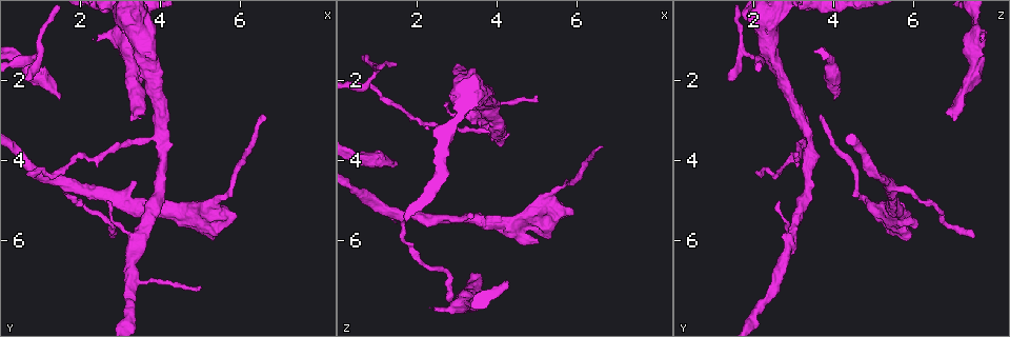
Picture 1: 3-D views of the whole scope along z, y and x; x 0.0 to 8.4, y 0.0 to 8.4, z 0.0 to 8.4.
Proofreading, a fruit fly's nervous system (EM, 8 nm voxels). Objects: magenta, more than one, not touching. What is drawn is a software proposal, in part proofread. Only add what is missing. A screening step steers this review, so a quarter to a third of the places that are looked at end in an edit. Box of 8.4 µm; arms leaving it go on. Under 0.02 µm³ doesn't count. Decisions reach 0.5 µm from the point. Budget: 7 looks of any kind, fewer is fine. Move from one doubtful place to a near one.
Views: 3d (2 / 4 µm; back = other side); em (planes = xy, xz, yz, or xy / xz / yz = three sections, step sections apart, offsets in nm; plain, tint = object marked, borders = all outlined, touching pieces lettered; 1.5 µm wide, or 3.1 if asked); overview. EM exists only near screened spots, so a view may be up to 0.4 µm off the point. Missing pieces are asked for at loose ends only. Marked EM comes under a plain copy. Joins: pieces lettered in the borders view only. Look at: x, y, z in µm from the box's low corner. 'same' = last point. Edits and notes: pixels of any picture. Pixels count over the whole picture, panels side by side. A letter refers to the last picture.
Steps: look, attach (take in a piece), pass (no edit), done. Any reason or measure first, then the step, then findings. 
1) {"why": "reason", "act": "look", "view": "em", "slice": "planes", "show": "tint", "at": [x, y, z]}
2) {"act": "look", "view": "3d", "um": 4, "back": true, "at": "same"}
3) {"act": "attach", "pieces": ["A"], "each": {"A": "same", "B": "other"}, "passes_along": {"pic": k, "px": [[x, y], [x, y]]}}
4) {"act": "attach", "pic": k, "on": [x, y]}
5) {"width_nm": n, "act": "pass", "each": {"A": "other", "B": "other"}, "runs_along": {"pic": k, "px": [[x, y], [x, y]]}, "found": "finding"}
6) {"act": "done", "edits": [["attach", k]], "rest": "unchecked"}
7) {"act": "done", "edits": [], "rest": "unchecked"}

{"act": "look", "view": "em", "slice": "planes", "show": "tint", "at": [2.35, 0.95, 7.70]}

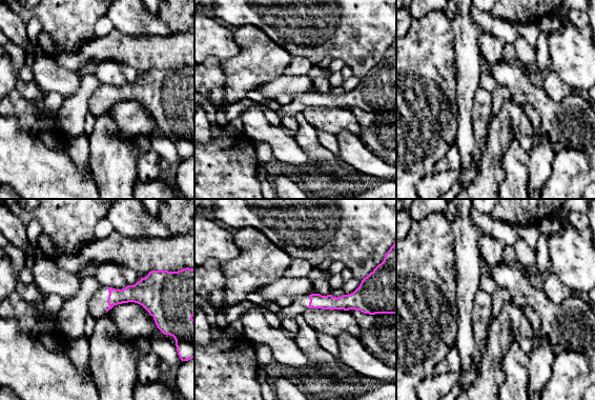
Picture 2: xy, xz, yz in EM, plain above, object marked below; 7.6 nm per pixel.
{"act": "look", "view": "em", "slice": "planes", "show": "borders", "at": "same"}

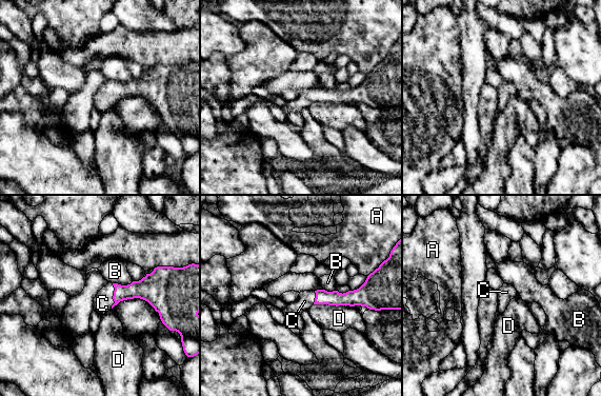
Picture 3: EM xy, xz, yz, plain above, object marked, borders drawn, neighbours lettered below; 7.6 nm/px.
{"width_nm": 100, "act": "attach", "pic": 3, "on": [102, 303], "each": {"A": "other", "B": "other", "C": "same", "D": "other"}, "passes_along": {"pic": 3, "px": [[144, 289], [113, 296], [102, 303]]}, "found": "it goes on there"}

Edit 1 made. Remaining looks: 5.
{"why": "see it whole again", "act": "look", "view": "overview"}

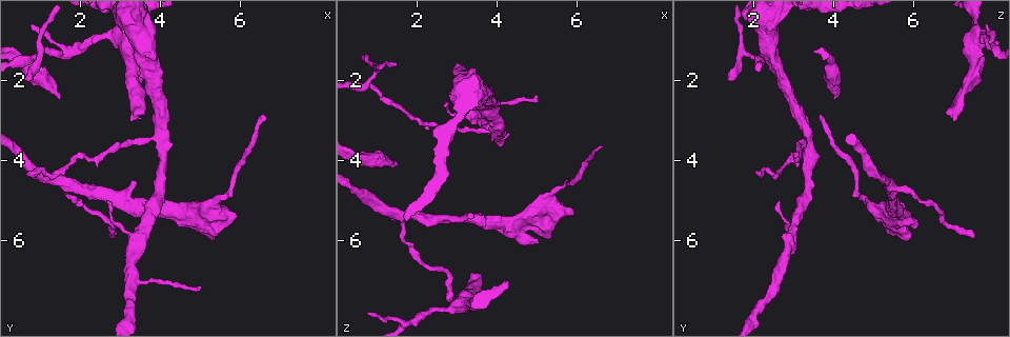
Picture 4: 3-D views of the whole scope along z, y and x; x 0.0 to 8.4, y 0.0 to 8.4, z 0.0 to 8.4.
{"why": "an open end", "act": "look", "view": "em", "slice": "planes", "show": "borders", "at": [5.10, 5.55, 6.05]}

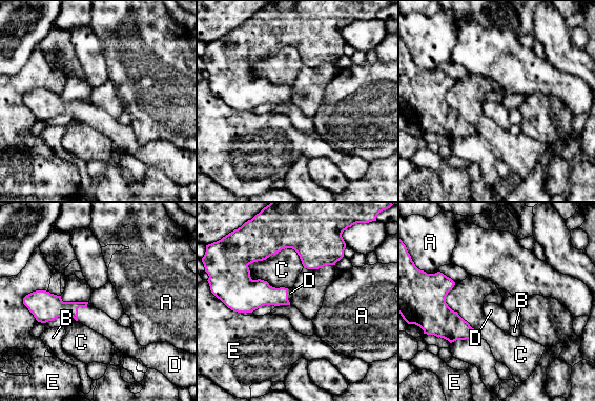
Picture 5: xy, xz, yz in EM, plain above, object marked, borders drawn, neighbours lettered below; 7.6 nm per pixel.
{"act": "attach", "pic": 5, "on": [99, 321], "each": {"A": "other", "B": "other", "C": "other", "D": "same", "E": "other"}, "found": "the neuron continues"}

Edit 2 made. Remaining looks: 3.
{"act": "look", "view": "overview"}

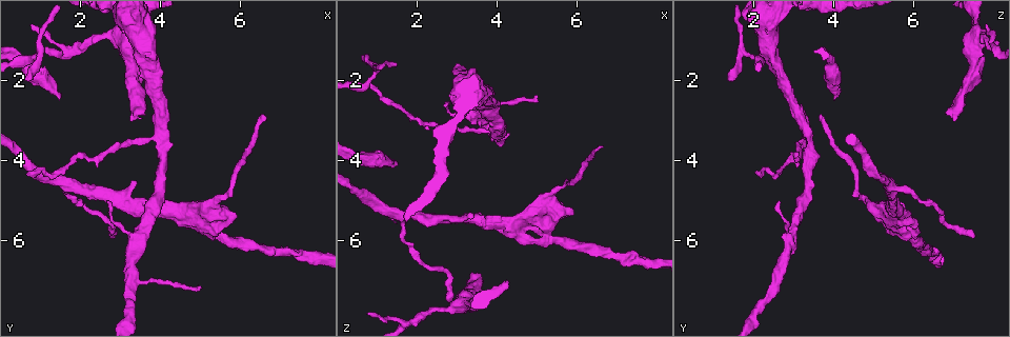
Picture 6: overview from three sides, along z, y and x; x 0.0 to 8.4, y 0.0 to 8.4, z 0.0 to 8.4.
{"why": "long arm stops here", "act": "look", "view": "3d", "um": 4, "at": [6.60, 2.90, 3.60]}

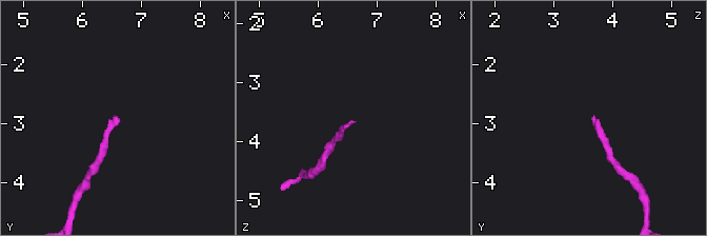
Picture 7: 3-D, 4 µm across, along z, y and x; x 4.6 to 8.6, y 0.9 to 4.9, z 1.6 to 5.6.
{"why": "need the tissue", "act": "look", "view": "em", "slice": "planes", "show": "borders", "at": [6.55, 2.90, 3.60]}

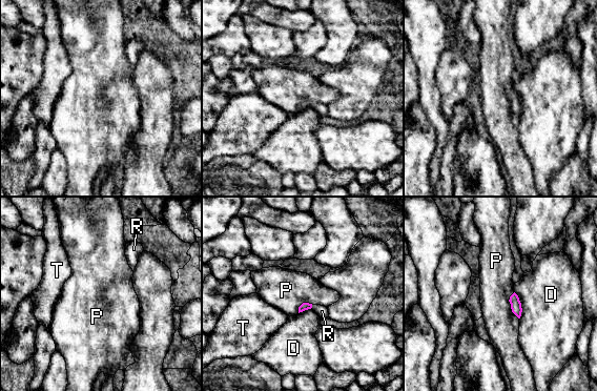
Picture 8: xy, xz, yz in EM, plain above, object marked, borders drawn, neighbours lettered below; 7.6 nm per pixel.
{"longest_contact_nm": ["D", 220], "act": "attach", "pic": 8, "on": [322, 311], "each": {"D": "other", "P": "other", "R": "same", "T": "other"}, "passes_along": {"pic": 8, "px": [[305, 306], [311, 307], [322, 311]]}, "found": "it goes on there"}

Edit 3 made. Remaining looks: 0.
{"act": "done", "edits": [["attach", 3], ["attach", 5], ["attach", 8]], "rest": "unchecked"}

